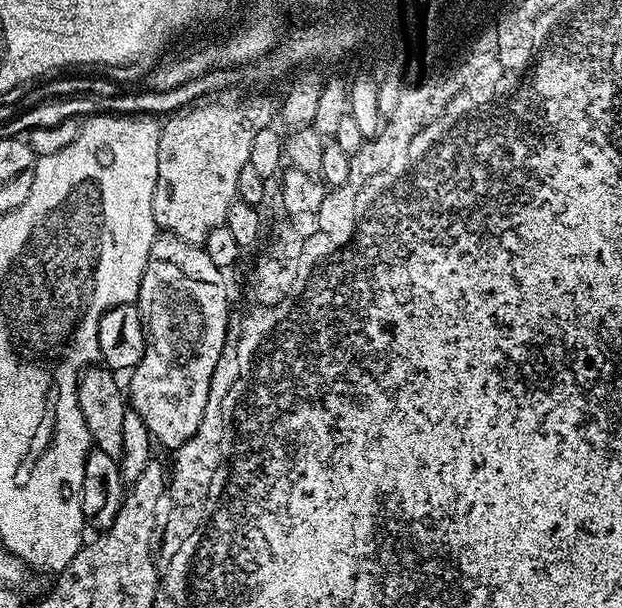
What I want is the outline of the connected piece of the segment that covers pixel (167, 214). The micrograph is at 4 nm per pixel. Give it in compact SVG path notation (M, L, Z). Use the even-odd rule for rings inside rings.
M266 94L254 95L258 96L248 96L229 108L200 102L171 113L160 124L158 182L152 199L157 229L200 246L212 231L225 227L230 206L238 199L238 174L249 164L254 134L278 116L277 101L262 96Z

